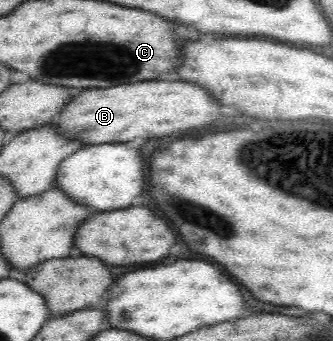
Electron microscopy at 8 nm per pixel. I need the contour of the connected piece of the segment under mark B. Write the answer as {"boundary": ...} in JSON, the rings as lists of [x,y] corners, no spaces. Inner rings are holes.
{"boundary":[[[144,81],[144,83],[126,83],[118,87],[106,87],[106,89],[90,89],[84,91],[78,97],[72,97],[72,101],[64,107],[62,113],[58,113],[59,119],[54,122],[60,132],[88,144],[126,143],[132,139],[148,139],[148,137],[166,137],[176,135],[190,129],[202,129],[206,125],[216,125],[220,119],[224,119],[224,113],[210,91],[196,83],[188,81]]]}

